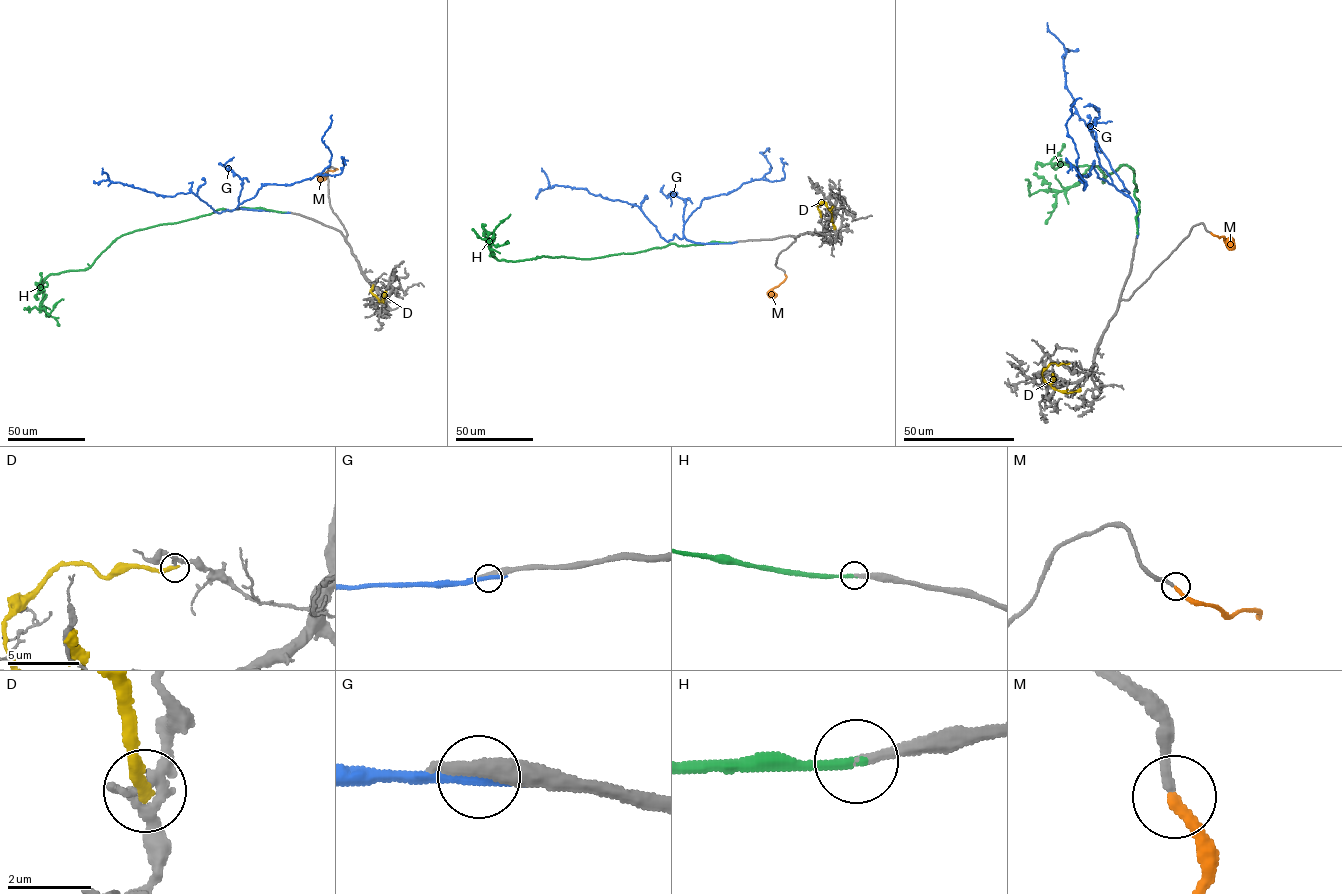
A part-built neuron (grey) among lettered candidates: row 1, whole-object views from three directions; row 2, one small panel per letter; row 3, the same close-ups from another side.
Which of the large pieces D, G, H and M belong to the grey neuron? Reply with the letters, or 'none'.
H, M

